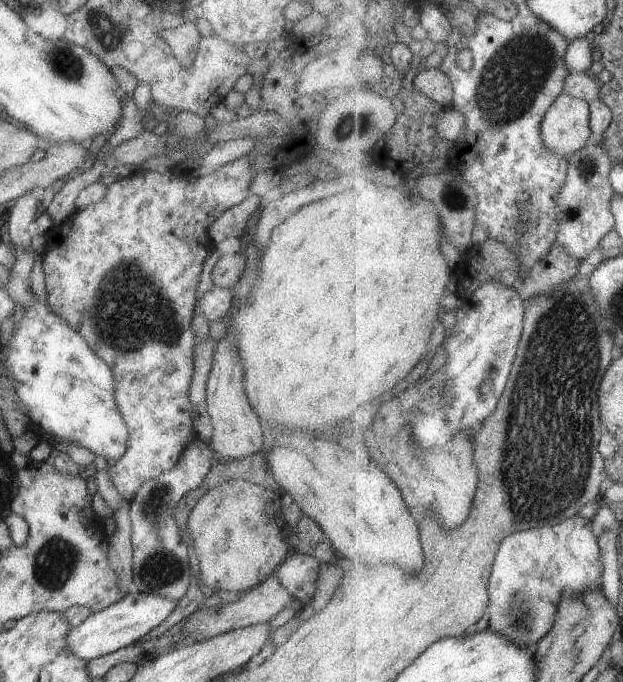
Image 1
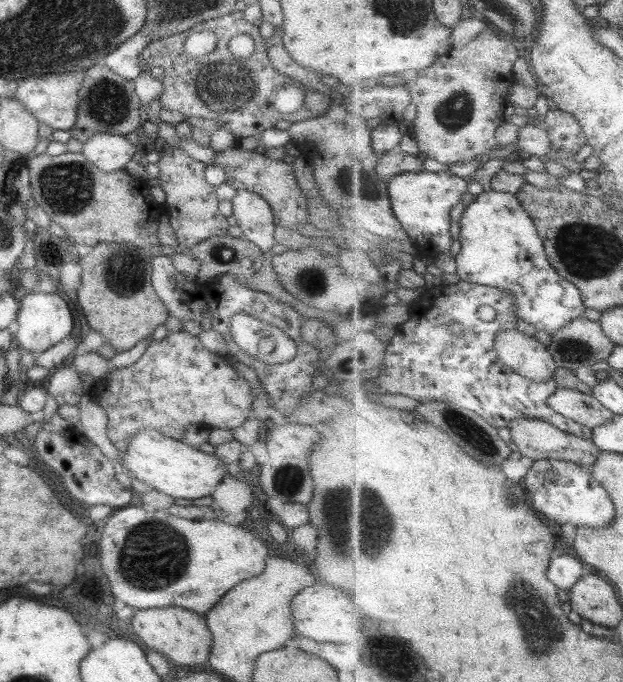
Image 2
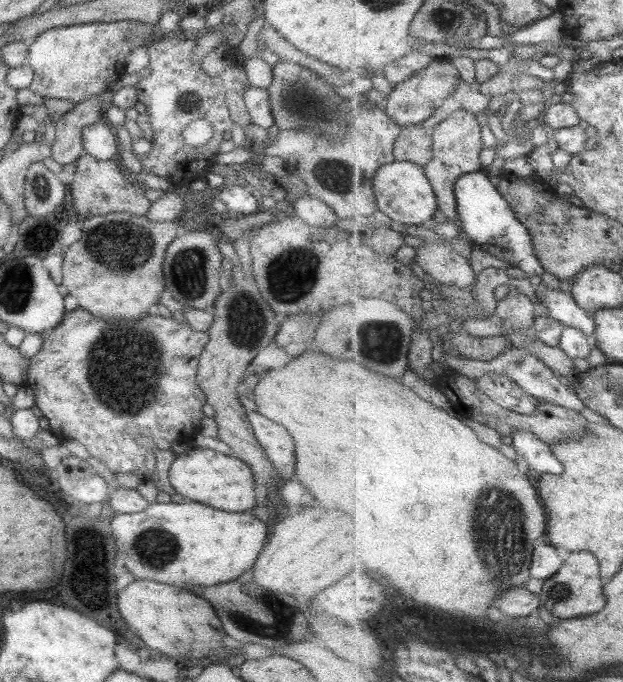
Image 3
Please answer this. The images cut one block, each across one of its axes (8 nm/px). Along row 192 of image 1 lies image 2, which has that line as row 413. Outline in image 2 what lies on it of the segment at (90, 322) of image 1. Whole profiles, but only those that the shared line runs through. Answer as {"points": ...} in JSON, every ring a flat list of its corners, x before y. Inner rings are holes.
{"points":[[187,331,173,332,162,340,152,340,144,354,132,365,121,367,109,379,100,379,90,389,91,395,107,412,107,433,112,445,126,453,132,437,145,428,153,428,174,440,185,441,185,432,195,424,231,429,253,414,254,396,249,382,234,370,228,357,208,350,201,340]]}

